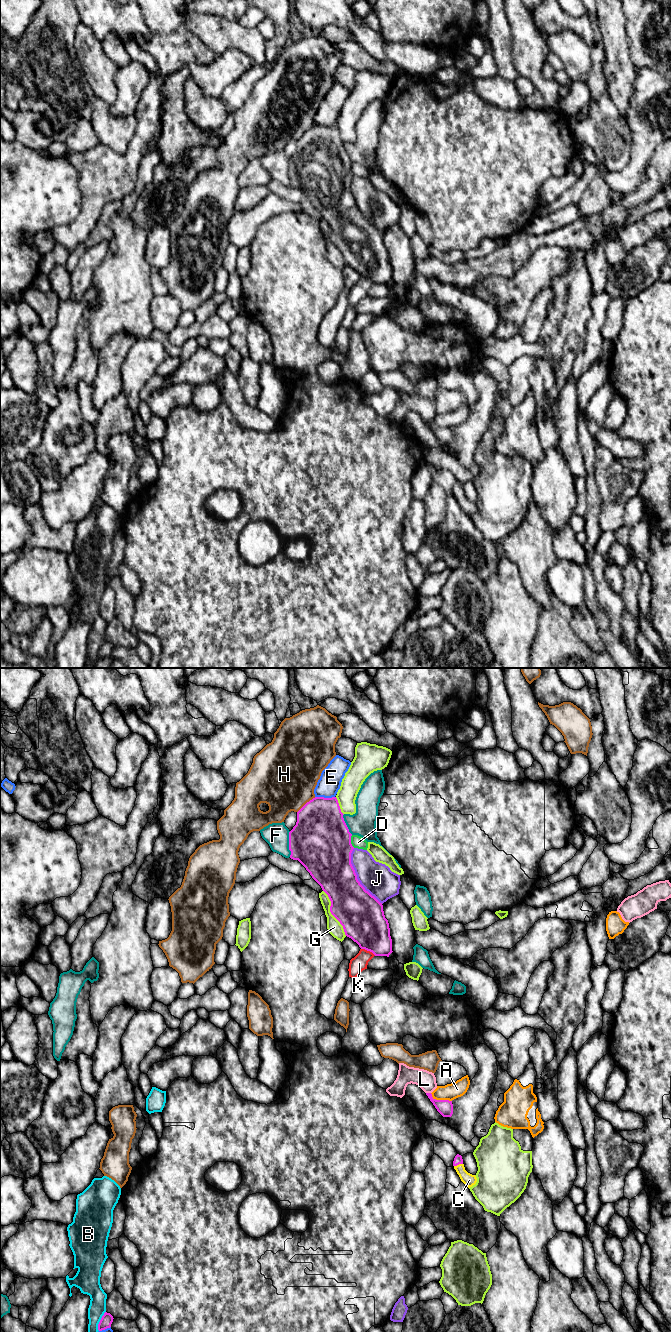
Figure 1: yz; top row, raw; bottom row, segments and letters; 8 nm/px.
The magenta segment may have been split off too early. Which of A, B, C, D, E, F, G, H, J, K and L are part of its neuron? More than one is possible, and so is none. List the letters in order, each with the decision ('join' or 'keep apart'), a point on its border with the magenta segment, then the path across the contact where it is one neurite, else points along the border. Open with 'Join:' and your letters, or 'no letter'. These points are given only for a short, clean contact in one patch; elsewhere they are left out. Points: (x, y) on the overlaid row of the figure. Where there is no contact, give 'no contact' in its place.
Join: C
A: keep apart; meets magenta in yz at (440, 1100)
B: keep apart; meets magenta in yz at (100, 1321)
C: join; meets magenta in yz at (458, 1164); runs through yz (458, 1159), (458, 1164), (461, 1172), (469, 1180)
D: keep apart; meets magenta in yz at (350, 841)
E: keep apart; meets magenta in yz at (325, 798)
F: keep apart; meets magenta in yz at (289, 844)
G: keep apart; meets magenta in yz at (331, 913)
H: keep apart; meets magenta in yz at (306, 803)
J: keep apart; meets magenta in yz at (356, 877)
K: keep apart; meets magenta in yz at (368, 950)
L: keep apart; meets magenta in yz at (428, 1093)

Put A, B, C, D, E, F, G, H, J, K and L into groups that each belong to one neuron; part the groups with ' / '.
A / B / C / D / E / F / G / H / J / K / L

